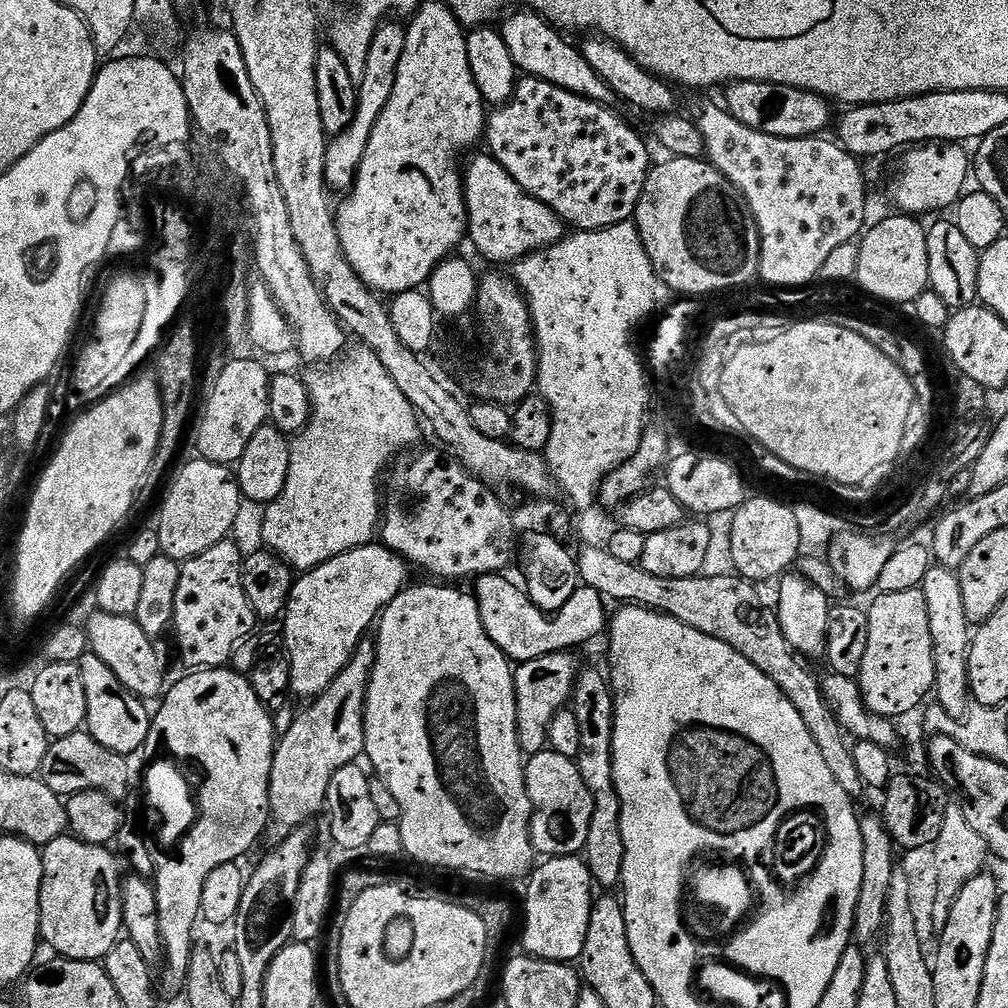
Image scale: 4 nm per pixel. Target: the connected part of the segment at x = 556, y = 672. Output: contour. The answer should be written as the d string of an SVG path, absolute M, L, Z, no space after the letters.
M571 651L546 654L542 658L534 658L530 662L519 665L515 669L516 678L516 713L518 714L518 742L520 751L525 757L537 756L539 752L548 748L548 731L550 722L554 722L554 714L558 714L571 701L572 693L576 691L576 677L580 675L581 665L576 665L576 660Z

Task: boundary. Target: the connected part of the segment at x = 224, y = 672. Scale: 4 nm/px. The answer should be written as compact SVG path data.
M231 667L206 668L192 670L176 685L169 687L159 701L160 709L155 709L152 725L155 732L164 732L172 752L180 752L180 756L192 756L192 760L200 760L204 764L204 772L208 772L207 787L204 788L204 816L200 816L200 824L196 824L196 832L184 840L184 848L180 848L180 856L176 860L164 860L156 864L154 887L158 902L158 922L160 923L160 942L164 968L164 988L168 992L185 991L188 967L194 951L192 931L196 928L196 919L201 919L202 886L206 886L206 878L218 870L218 866L235 864L244 856L268 831L270 813L268 810L268 791L270 790L270 770L272 756L276 752L278 733L272 724L273 713L254 694L251 679L247 675L233 672Z

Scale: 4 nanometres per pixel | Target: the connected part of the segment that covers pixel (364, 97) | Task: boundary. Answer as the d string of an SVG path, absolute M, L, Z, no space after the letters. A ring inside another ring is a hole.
M385 22L380 25L380 29L370 42L370 54L366 54L364 77L359 80L356 89L357 110L353 121L344 131L333 135L328 141L326 182L333 193L347 194L351 192L356 182L360 163L366 154L366 146L374 134L374 126L382 110L386 110L386 102L390 102L390 94L394 94L394 86L398 82L398 64L402 62L402 53L406 50L407 33L408 29L403 23Z

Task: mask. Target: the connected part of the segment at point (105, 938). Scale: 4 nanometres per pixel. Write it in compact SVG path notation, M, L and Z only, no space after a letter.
M63 834L43 845L44 877L40 887L40 934L43 943L65 960L103 961L122 939L122 871L107 847Z

